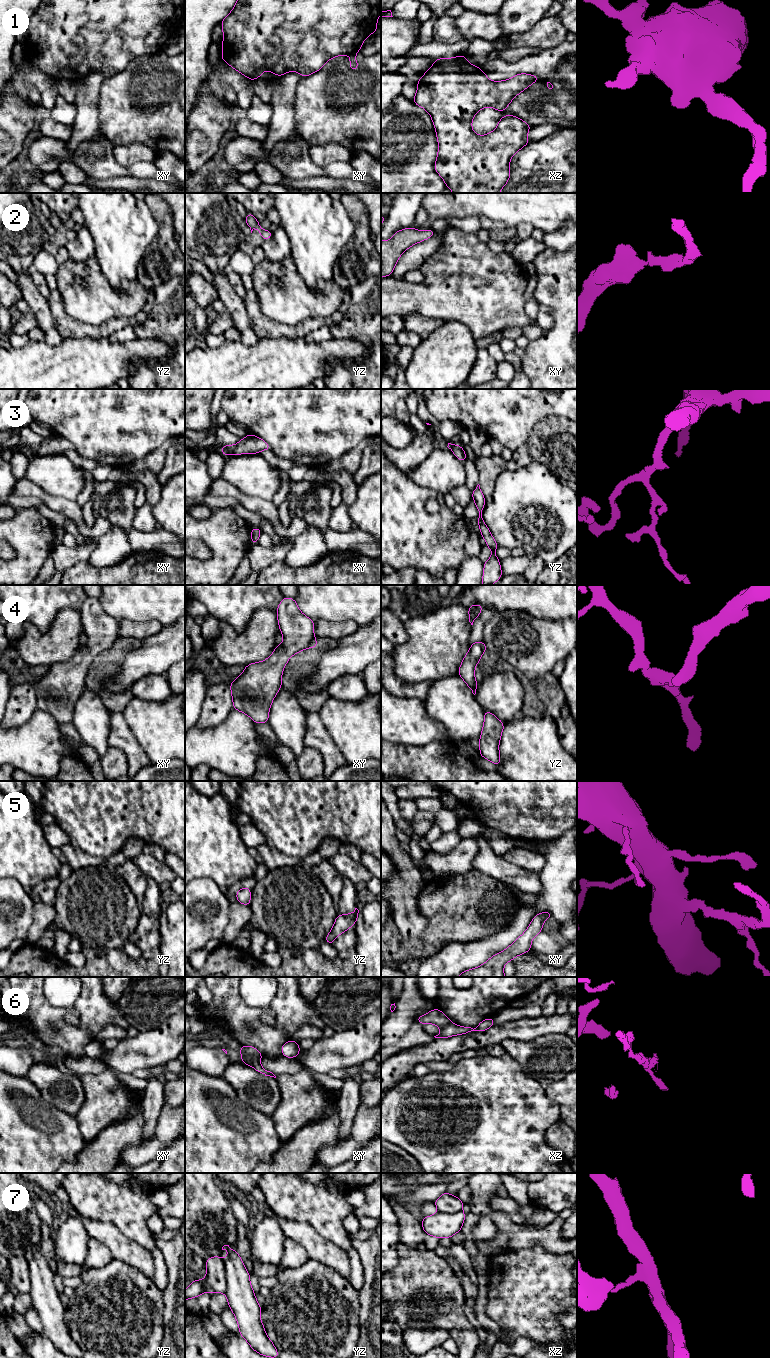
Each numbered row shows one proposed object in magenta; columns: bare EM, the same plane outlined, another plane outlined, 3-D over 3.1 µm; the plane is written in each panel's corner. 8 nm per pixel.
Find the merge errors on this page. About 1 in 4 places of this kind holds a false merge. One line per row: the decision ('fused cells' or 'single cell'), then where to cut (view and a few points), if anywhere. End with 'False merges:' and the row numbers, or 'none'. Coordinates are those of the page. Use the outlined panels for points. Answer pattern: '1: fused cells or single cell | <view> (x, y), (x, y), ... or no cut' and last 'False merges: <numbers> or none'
1: fused cells | xy (351, 54), (354, 55)
2: single cell | no cut
3: single cell | no cut
4: single cell | no cut
5: single cell | no cut
6: fused cells | xy (239, 1049), (259, 1059)
7: fused cells | yz (223, 1260), (225, 1292)
False merges: 1, 6, 7

